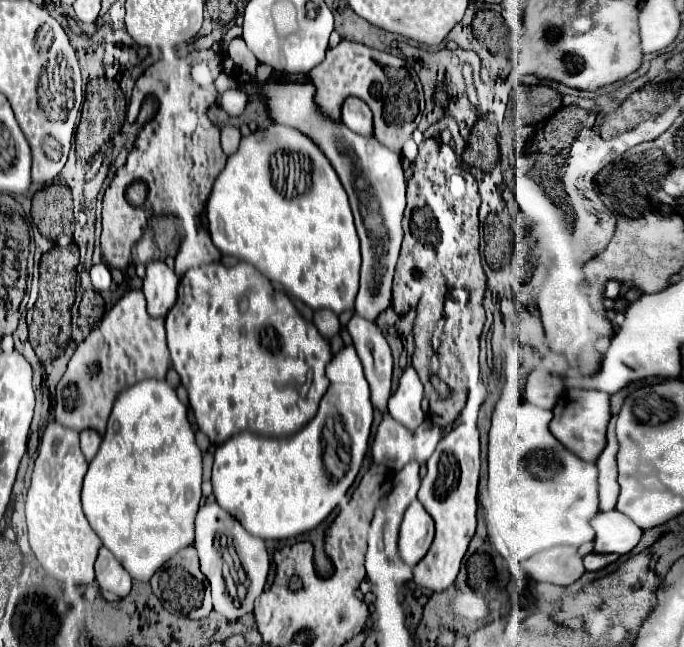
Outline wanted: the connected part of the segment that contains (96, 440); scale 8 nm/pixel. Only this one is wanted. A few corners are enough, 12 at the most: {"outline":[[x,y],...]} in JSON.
{"outline":[[96,430],[80,434],[80,446],[88,462],[96,456],[102,436]]}

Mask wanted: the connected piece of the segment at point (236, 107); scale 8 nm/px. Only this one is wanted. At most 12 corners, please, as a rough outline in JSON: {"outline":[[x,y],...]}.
{"outline":[[228,90],[220,106],[228,116],[242,114],[246,94]]}

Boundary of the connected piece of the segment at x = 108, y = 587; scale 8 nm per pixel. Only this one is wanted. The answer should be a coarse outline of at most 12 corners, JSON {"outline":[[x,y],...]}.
{"outline":[[104,546],[96,560],[100,590],[118,598],[132,588],[130,574]]}

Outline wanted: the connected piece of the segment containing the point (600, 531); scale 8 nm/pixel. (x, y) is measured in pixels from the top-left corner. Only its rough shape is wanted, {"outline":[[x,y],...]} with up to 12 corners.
{"outline":[[616,510],[598,512],[594,552],[628,554],[642,530]]}

